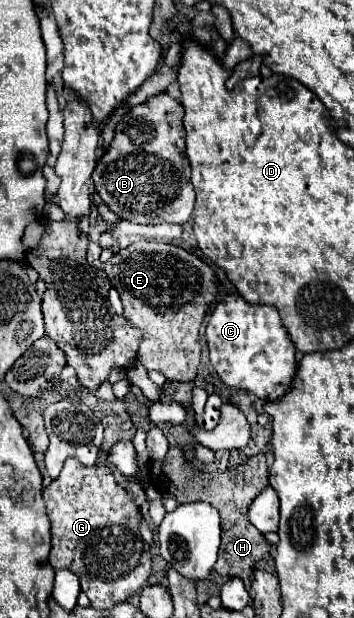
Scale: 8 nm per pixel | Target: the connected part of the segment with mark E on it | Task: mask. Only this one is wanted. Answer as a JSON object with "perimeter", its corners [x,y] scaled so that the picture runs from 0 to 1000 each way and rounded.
{"perimeter":[[[415,387],[370,393],[302,426],[280,422],[280,396],[257,390],[246,422],[257,432],[302,442],[342,477],[347,513],[404,536],[387,581],[415,597],[460,604],[477,617],[540,620],[568,584],[562,532],[596,490],[619,484],[619,451],[602,432],[500,396]]]}

